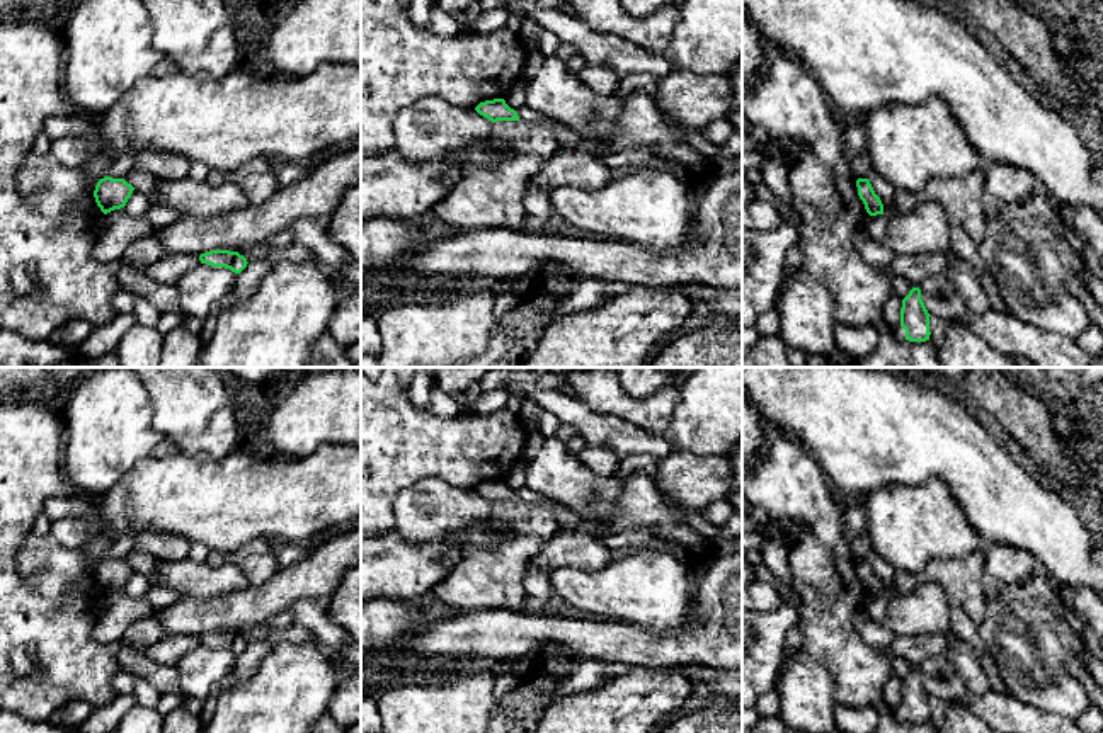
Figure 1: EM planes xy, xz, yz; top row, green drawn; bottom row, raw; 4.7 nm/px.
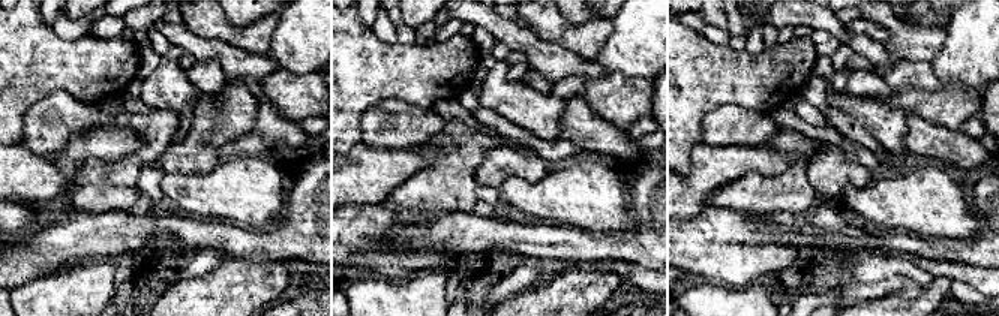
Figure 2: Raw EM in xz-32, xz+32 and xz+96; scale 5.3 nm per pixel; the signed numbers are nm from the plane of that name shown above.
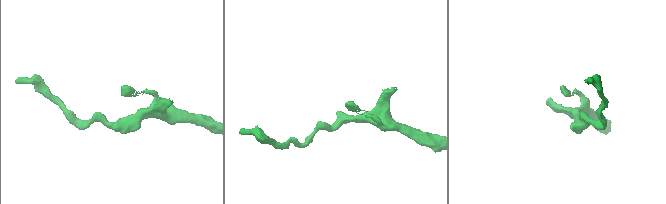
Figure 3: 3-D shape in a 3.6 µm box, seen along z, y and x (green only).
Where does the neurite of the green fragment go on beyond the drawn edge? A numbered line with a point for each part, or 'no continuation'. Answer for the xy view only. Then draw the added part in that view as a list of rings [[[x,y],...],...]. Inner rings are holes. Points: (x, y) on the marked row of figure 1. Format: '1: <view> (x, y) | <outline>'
no continuation

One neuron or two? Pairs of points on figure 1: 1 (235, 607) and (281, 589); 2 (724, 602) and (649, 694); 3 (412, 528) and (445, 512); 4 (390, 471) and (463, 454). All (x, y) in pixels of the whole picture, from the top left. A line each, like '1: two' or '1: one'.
1: one
2: two
3: one
4: one

